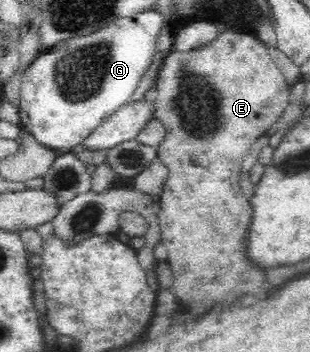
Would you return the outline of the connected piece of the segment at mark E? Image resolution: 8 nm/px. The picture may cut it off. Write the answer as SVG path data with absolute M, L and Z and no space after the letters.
M230 29L226 32L219 33L219 38L213 44L209 44L209 46L201 47L191 52L168 53L159 71L159 78L155 84L156 104L159 104L156 110L156 118L164 121L167 127L167 136L161 143L161 146L156 149L156 152L170 170L169 178L165 182L160 194L162 206L159 211L162 230L160 242L167 249L166 258L169 259L174 272L174 280L171 286L172 291L176 295L177 301L183 302L183 304L213 304L217 300L225 300L225 296L229 292L257 294L261 282L265 280L265 272L261 270L260 263L256 260L256 257L252 256L252 220L254 210L252 209L251 200L244 195L241 187L240 176L242 172L240 168L242 166L242 160L250 151L253 142L266 133L267 128L279 118L279 114L287 106L287 98L290 94L291 86L285 80L283 73L277 68L277 65L263 46L253 32L251 34L237 33Z

